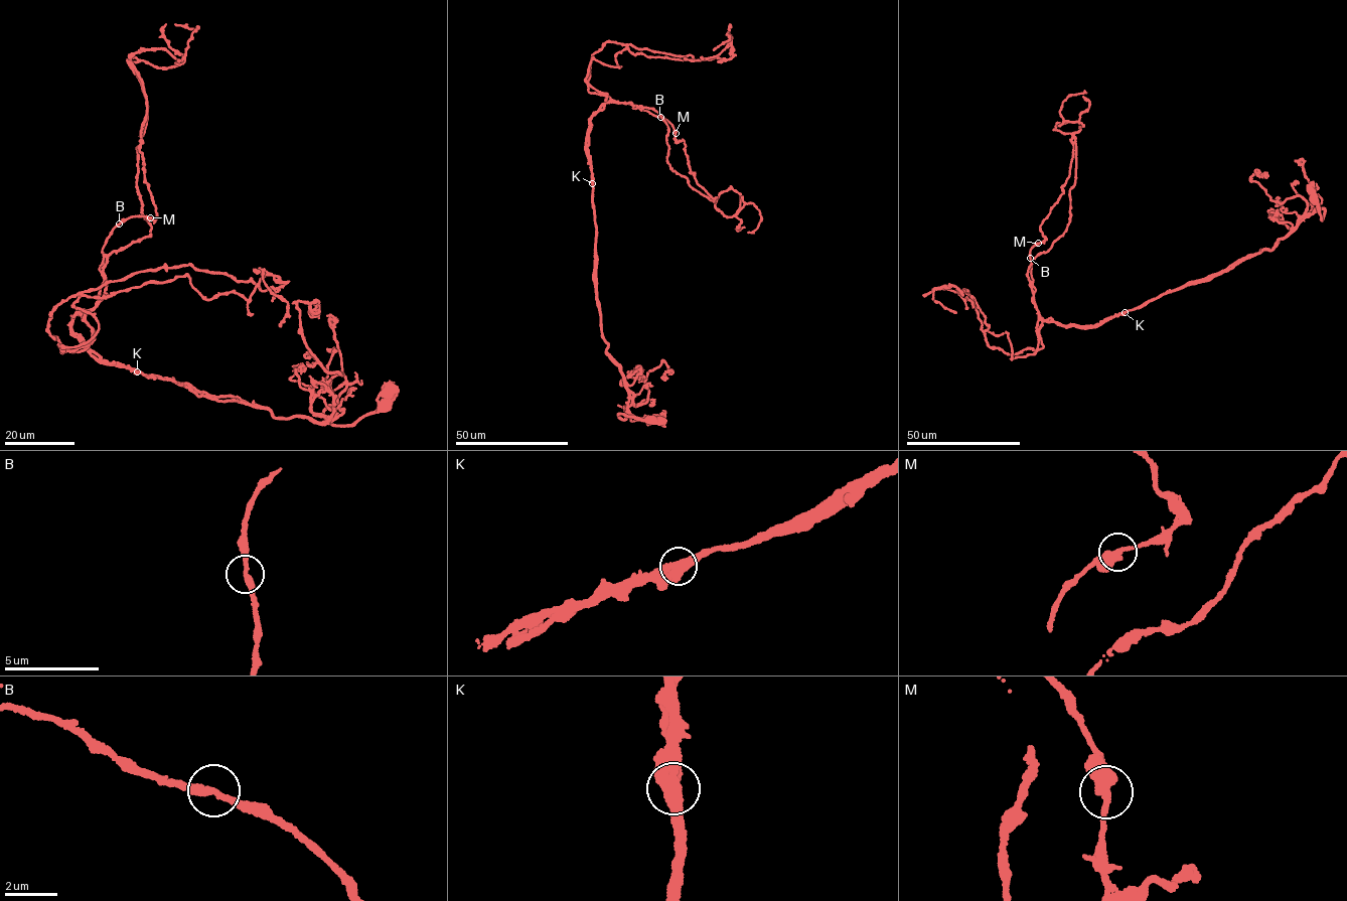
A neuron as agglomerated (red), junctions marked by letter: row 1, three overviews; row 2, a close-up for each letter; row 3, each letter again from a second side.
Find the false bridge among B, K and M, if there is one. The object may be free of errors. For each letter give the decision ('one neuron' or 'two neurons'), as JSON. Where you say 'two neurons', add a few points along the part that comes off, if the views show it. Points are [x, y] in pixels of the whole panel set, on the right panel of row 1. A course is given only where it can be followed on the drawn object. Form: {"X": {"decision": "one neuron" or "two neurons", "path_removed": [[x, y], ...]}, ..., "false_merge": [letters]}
{"B": {"decision": "one neuron"}, "K": {"decision": "two neurons", "path_removed": [[1124, 312], [1091, 326], [1046, 321], [1027, 276], [1069, 222], [1072, 134], [1083, 126], [1059, 110], [1085, 93]]}, "M": {"decision": "one neuron"}, "false_merge": ["K"]}

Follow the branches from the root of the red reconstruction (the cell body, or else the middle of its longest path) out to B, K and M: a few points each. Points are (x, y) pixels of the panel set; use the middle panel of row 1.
B: (659, 420), (617, 416), (624, 418), (628, 393), (600, 326), (586, 137), (591, 115), (604, 103), (660, 117)
K: (659, 420), (617, 416), (624, 418), (628, 393), (621, 365), (606, 353), (607, 342), (600, 326), (592, 183)
M: (659, 420), (617, 416), (628, 393), (600, 326), (586, 137), (612, 102), (675, 133)

